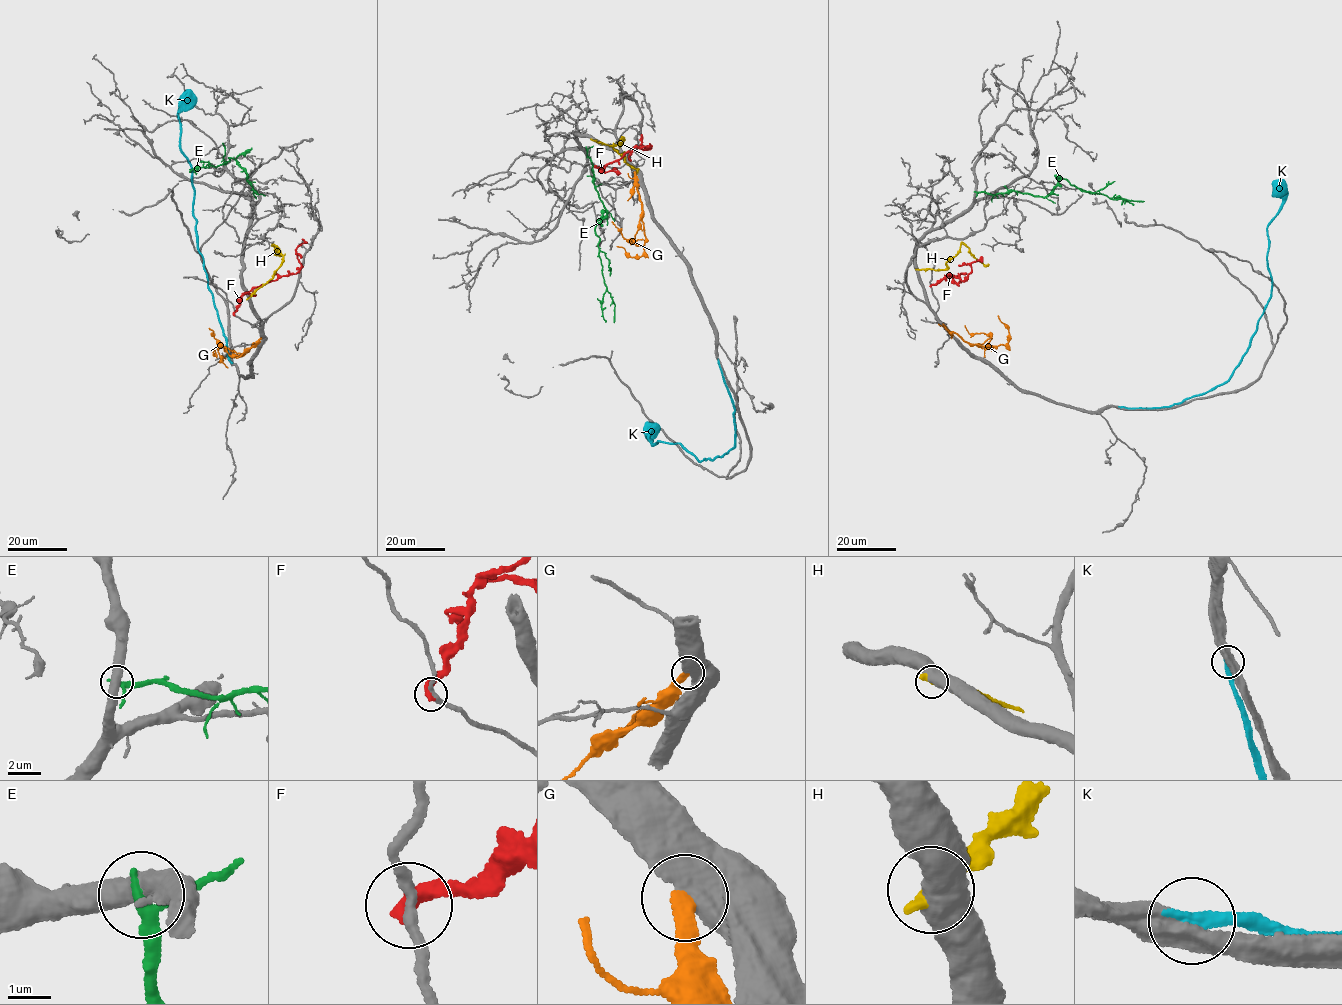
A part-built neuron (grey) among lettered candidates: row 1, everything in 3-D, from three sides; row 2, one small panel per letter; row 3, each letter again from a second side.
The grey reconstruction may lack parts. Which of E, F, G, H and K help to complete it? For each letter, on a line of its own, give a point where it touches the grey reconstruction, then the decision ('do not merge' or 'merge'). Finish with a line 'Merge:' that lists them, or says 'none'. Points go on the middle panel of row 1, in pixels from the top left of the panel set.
E: meets grey at (586, 148); do not merge
F: meets grey at (595, 166); do not merge
G: meets grey at (635, 172); do not merge
H: meets grey at (592, 140); do not merge
K: meets grey at (718, 361); merge
Merge: K

